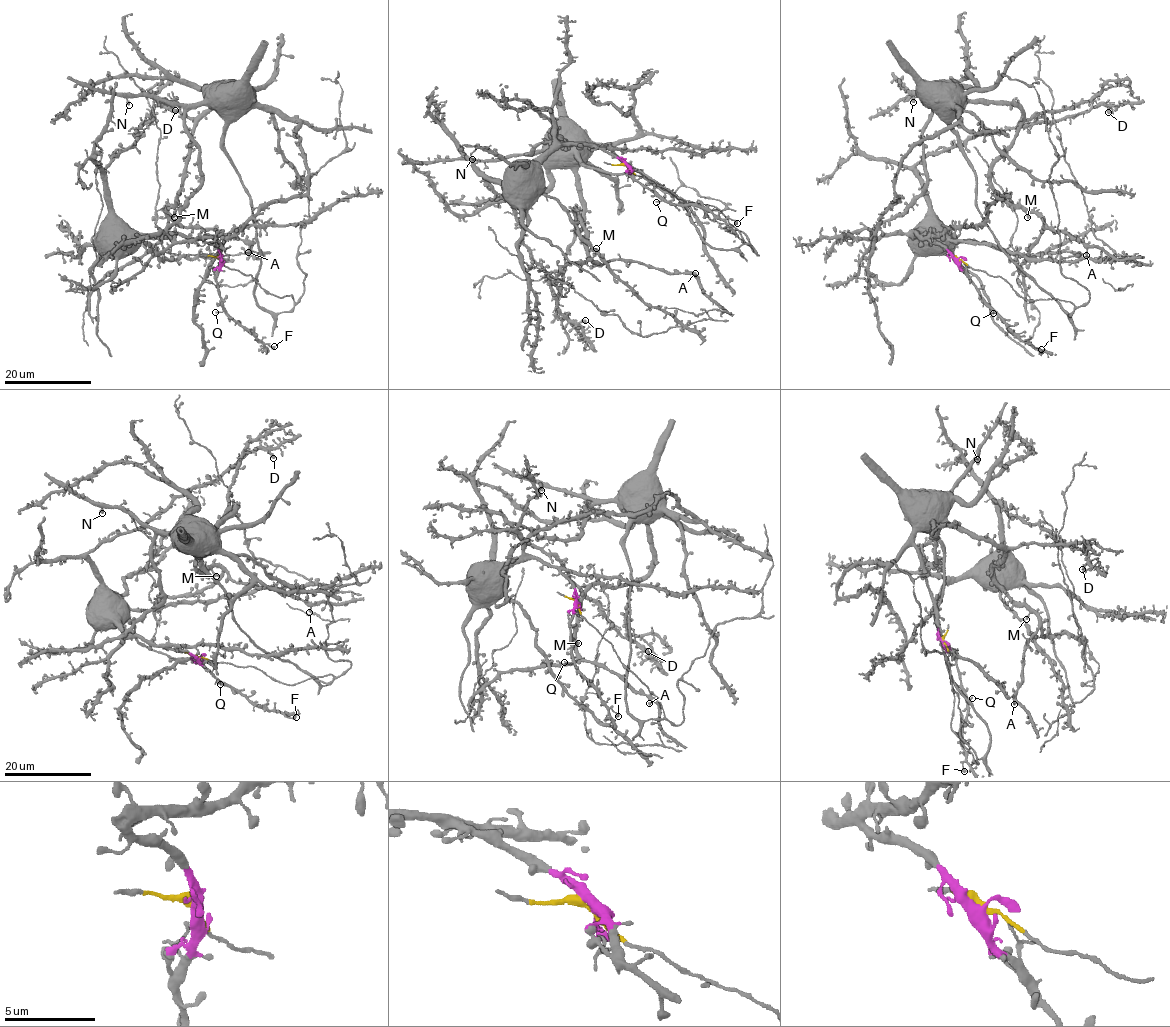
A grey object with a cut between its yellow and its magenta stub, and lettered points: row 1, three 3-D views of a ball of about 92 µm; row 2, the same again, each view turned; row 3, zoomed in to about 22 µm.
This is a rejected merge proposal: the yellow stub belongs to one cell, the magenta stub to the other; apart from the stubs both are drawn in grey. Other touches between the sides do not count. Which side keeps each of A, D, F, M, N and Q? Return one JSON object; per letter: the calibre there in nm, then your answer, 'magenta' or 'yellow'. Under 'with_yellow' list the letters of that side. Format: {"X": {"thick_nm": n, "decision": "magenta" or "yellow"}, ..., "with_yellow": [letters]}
{"A": {"thick_nm": 320, "decision": "yellow"}, "D": {"thick_nm": 320, "decision": "magenta"}, "F": {"thick_nm": 480, "decision": "magenta"}, "M": {"thick_nm": 380, "decision": "yellow"}, "N": {"thick_nm": 480, "decision": "yellow"}, "Q": {"thick_nm": 220, "decision": "magenta"}, "with_yellow": ["A", "M", "N"]}

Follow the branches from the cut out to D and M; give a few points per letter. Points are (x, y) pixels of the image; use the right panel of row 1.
D: (956, 259), (912, 233), (920, 233), (930, 210), (915, 166), (971, 137), (1055, 122), (1103, 105), (1108, 113)
M: (956, 258), (1074, 310), (977, 208), (950, 124), (967, 103), (1022, 114), (990, 181), (1028, 218)

